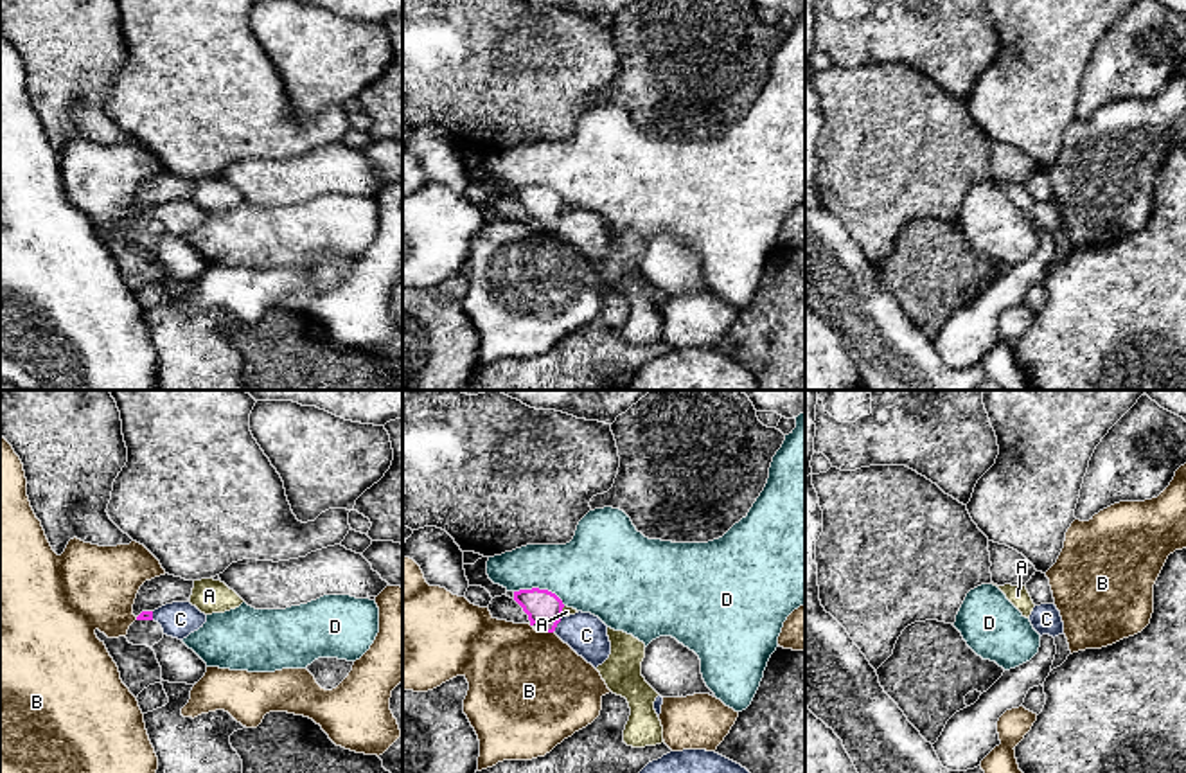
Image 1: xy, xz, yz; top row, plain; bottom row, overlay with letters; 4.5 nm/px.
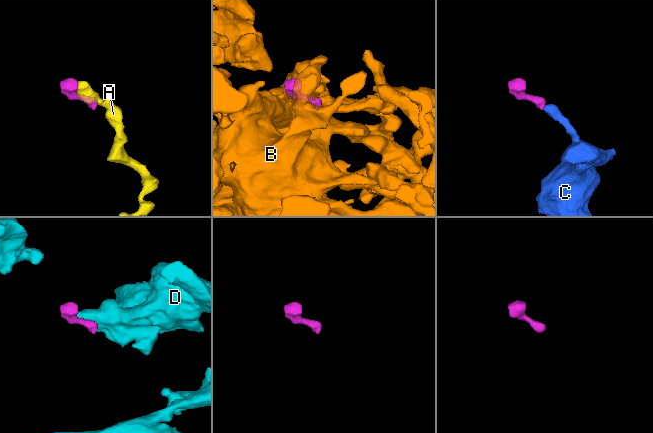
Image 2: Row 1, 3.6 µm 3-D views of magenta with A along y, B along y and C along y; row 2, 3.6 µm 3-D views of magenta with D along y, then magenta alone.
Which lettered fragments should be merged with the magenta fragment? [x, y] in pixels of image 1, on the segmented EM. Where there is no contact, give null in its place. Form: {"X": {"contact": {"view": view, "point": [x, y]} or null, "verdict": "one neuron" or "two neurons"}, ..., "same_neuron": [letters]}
{"A": {"contact": {"view": "xz", "point": [561, 612]}, "verdict": "two neurons"}, "B": {"contact": {"view": "xz", "point": [548, 631]}, "verdict": "two neurons"}, "C": {"contact": {"view": "xz", "point": [557, 622]}, "verdict": "one neuron"}, "D": {"contact": {"view": "xz", "point": [538, 588]}, "verdict": "two neurons"}, "same_neuron": ["C"]}

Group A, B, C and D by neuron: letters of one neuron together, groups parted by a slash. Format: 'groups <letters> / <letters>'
groups A / B / C / D

